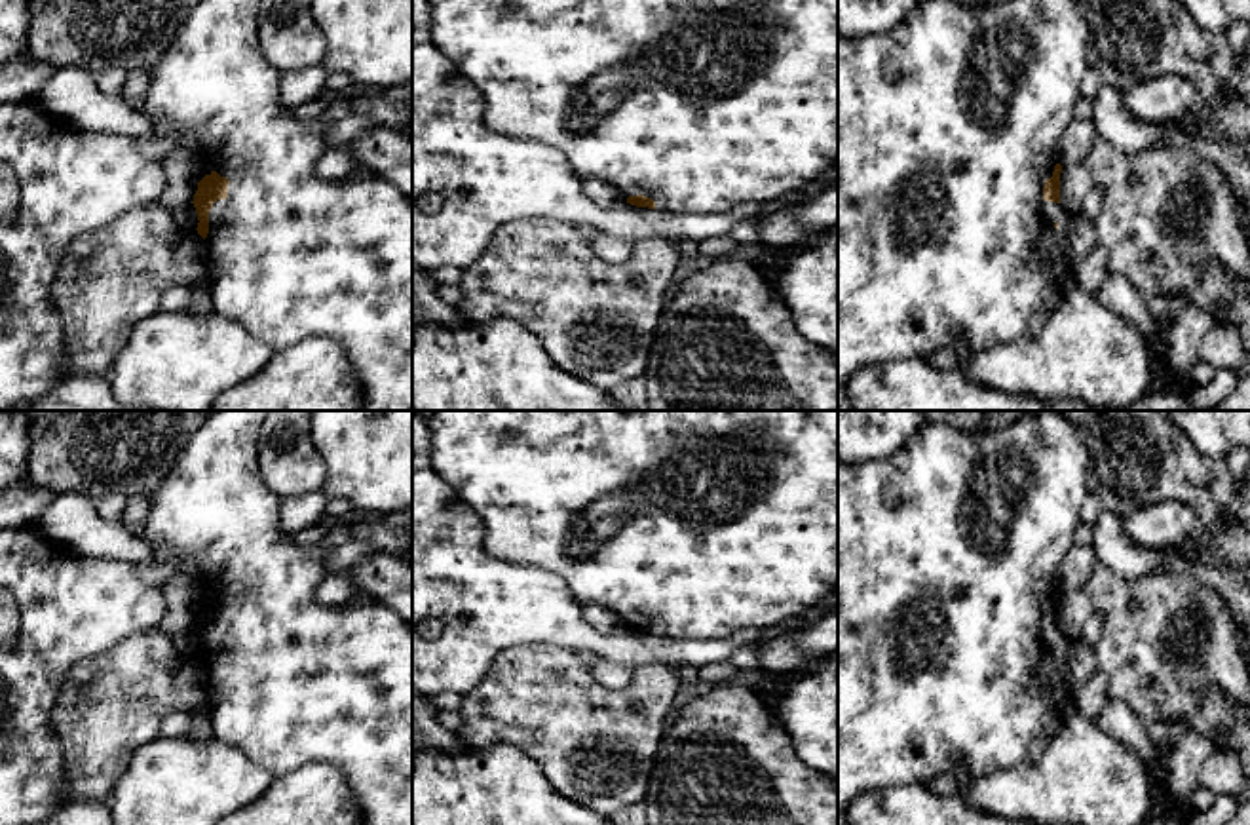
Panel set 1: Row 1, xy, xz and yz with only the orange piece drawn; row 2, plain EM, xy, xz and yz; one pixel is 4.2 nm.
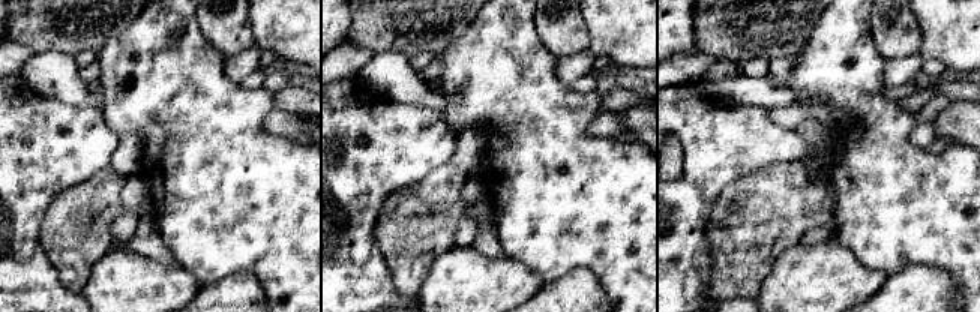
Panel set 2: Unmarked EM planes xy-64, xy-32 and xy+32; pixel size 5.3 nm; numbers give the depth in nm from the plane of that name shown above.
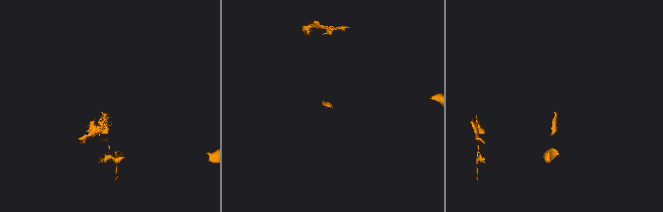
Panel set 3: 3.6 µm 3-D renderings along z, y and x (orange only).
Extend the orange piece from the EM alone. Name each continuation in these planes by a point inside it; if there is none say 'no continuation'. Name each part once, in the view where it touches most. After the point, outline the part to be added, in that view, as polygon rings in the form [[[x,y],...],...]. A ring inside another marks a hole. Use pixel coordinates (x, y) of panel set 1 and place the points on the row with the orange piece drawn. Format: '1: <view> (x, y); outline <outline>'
1: xy (289, 255); outline [[[201,0],[186,17],[167,51],[146,70],[150,76],[142,110],[152,120],[150,135],[167,144],[169,152],[184,150],[190,158],[205,162],[205,175],[217,171],[230,181],[228,198],[213,203],[209,211],[207,241],[207,283],[213,298],[213,312],[241,325],[245,333],[281,352],[306,336],[329,336],[348,354],[351,369],[363,388],[361,411],[412,411],[412,198],[395,184],[351,175],[344,179],[321,179],[315,175],[315,163],[329,150],[327,135],[332,122],[323,118],[304,120],[293,114],[279,99],[281,72],[274,68],[258,42],[258,6],[260,0]]]

